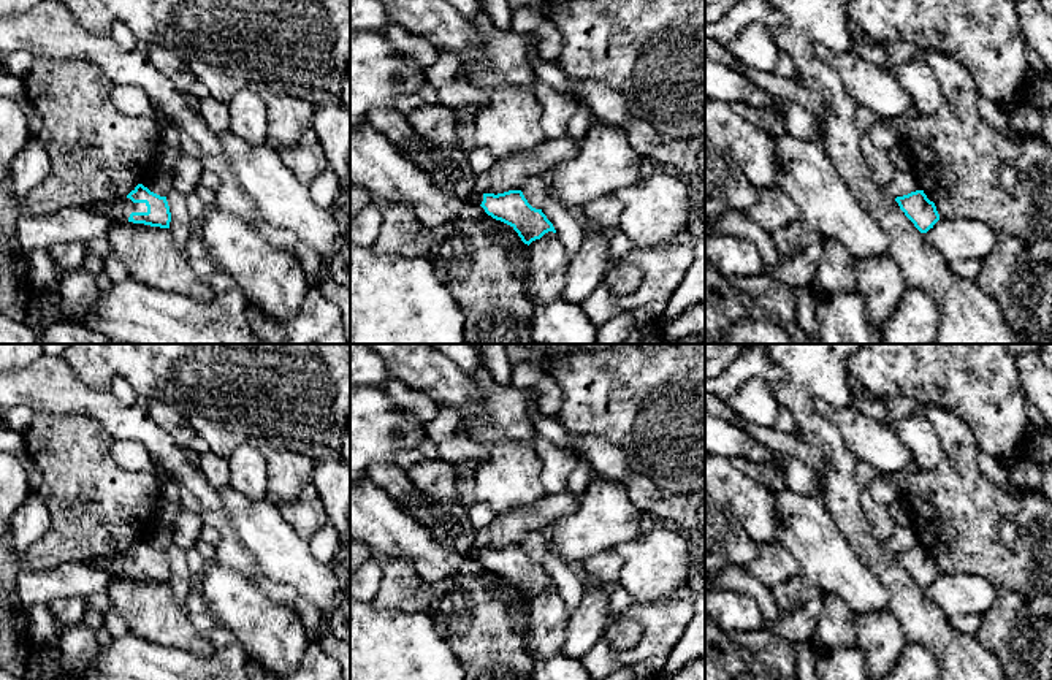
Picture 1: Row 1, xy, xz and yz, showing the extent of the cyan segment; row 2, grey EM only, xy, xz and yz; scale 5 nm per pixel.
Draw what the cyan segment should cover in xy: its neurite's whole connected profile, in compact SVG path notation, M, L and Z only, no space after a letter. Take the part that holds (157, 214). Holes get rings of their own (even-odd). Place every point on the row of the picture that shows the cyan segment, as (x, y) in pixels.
M138 184L125 198L114 201L90 201L112 222L133 222L151 227L170 228L171 212L166 197L151 192Z

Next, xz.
M415 135L415 141L394 144L399 152L415 163L433 184L445 193L458 195L485 209L488 216L510 225L524 244L540 239L545 233L556 233L542 209L532 208L521 190L504 193L477 193L474 171L463 147L437 147L429 139Z

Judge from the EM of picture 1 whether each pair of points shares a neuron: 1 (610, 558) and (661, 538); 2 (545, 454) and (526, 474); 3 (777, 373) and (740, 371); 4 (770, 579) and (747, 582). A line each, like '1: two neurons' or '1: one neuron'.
1: two neurons
2: two neurons
3: one neuron
4: two neurons

